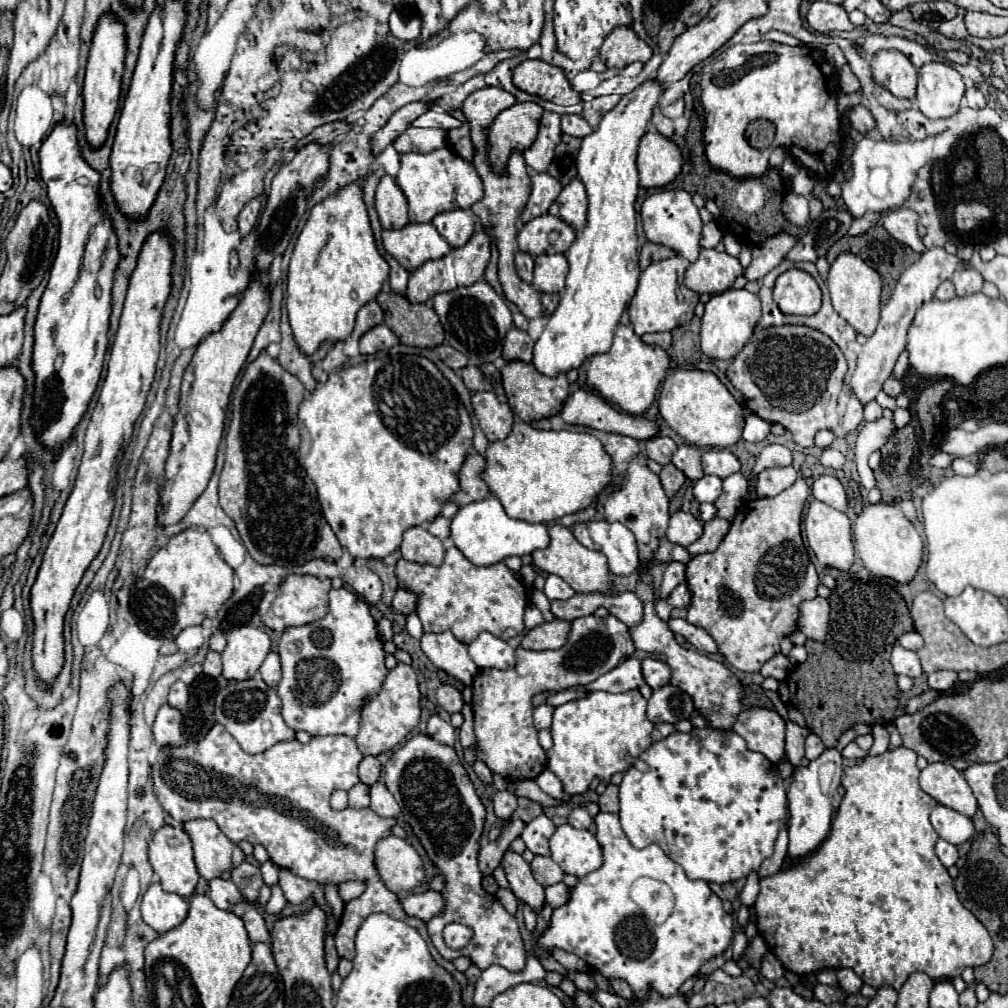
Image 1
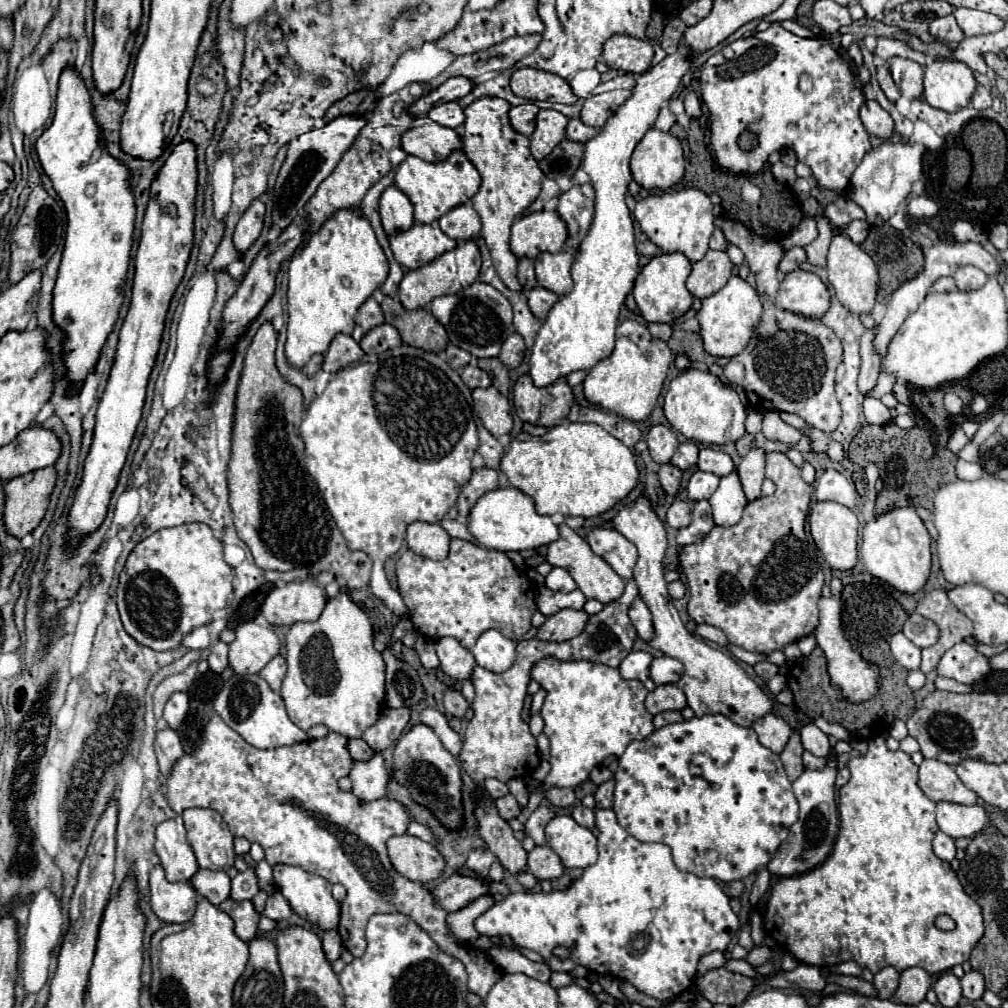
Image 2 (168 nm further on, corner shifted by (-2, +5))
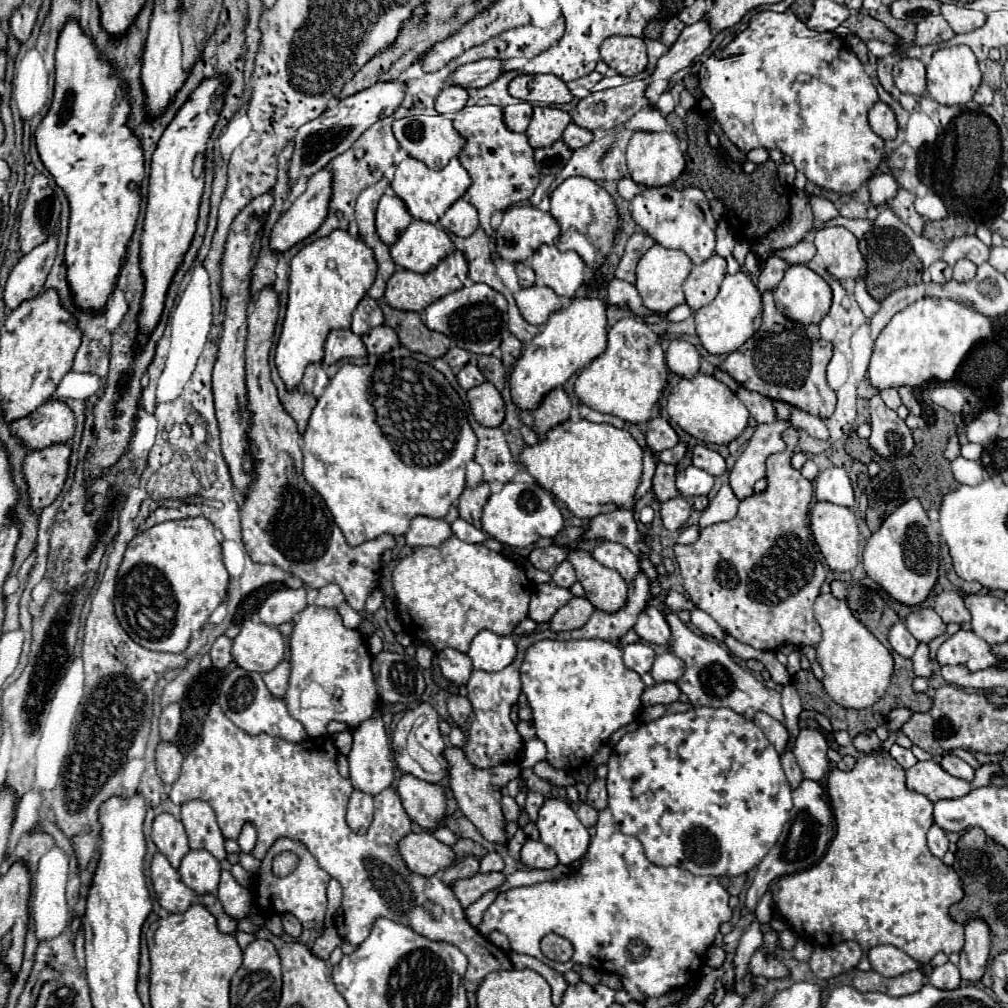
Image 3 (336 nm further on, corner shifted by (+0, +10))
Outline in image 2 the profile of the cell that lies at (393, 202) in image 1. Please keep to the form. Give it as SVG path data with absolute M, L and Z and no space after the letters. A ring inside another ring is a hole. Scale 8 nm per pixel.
M389 185L383 191L383 195L379 199L379 211L381 211L383 229L387 235L409 229L415 223L413 205L411 205L409 197L395 185Z

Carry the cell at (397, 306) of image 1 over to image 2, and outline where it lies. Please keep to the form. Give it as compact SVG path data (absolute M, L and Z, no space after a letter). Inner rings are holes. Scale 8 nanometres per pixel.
M385 297L381 303L385 323L395 325L407 345L439 353L447 347L445 327L427 309L405 309L397 299Z

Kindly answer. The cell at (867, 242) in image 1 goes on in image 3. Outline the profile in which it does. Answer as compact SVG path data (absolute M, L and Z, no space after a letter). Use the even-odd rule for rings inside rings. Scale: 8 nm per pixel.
M873 228L865 234L865 240L869 244L869 252L867 252L867 292L881 302L883 298L887 298L893 290L897 290L899 286L907 286L907 284L915 284L921 280L921 262L915 256L913 248L909 246L909 240L905 234L901 234L895 228Z

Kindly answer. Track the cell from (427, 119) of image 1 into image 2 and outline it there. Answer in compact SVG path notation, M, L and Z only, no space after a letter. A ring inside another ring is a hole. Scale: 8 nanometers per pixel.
M455 101L435 105L435 107L427 113L427 117L429 117L431 121L443 125L443 127L449 127L449 129L457 129L457 127L461 127L463 121L465 121L463 109L461 109Z

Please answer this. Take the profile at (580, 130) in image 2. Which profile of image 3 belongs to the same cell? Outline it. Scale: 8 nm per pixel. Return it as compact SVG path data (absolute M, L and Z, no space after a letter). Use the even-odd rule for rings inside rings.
M569 124L561 136L561 140L571 148L571 150L577 150L577 148L583 148L585 144L589 144L593 140L593 134L585 128L579 128L577 124Z

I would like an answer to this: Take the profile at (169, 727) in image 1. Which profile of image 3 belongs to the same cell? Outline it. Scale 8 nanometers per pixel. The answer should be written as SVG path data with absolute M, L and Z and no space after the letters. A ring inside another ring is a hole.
M159 742L155 756L157 756L157 772L161 780L165 784L173 784L181 774L181 762L183 762L181 752L177 750L177 746L169 742Z

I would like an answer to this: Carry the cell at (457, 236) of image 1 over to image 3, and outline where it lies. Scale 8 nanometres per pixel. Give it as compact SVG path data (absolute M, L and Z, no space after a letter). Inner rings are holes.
M459 198L459 200L445 212L445 216L443 216L439 222L441 222L441 226L443 226L447 232L451 232L451 234L455 234L455 236L461 236L461 238L471 236L471 234L477 230L477 226L479 226L477 210L475 210L469 202L465 202L463 198Z

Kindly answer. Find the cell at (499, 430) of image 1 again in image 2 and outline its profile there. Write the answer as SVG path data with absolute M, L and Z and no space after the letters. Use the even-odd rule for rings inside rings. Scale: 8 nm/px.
M493 385L473 391L473 407L483 421L485 429L495 435L509 435L513 429L513 415L507 397L503 397Z

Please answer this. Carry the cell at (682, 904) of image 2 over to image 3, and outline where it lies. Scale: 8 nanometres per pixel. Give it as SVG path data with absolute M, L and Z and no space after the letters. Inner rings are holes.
M605 808L605 810L599 812L597 834L595 834L595 838L591 838L589 852L585 854L583 866L579 868L577 874L563 876L563 878L553 880L553 882L543 882L543 884L535 884L535 886L519 886L519 888L509 888L509 890L505 890L505 892L501 892L501 894L495 898L495 902L485 910L483 922L481 922L481 926L479 926L479 932L481 932L483 936L487 936L491 930L503 932L503 934L509 938L509 952L513 952L513 954L527 954L527 956L539 958L541 962L545 962L547 966L555 968L557 972L567 972L567 970L571 970L573 964L581 964L581 966L591 966L591 968L595 968L595 970L605 970L605 972L613 972L613 974L621 976L623 989L616 992L615 999L616 1002L624 1005L629 1001L642 1001L647 997L659 998L659 996L663 996L663 994L667 994L667 992L671 992L671 990L675 990L675 988L679 988L679 986L685 986L693 976L699 978L699 968L701 968L703 954L705 954L707 948L713 944L715 934L719 932L721 922L731 920L731 908L727 906L727 900L729 900L729 894L727 894L727 890L719 884L719 880L717 880L715 876L693 876L691 872L685 872L685 870L677 868L677 866L667 866L667 868L663 868L663 866L657 866L657 864L649 862L649 860L645 858L645 852L643 852L643 848L641 848L641 842L639 842L637 838L633 838L633 836L625 836L625 834L617 828L617 824L613 822L613 814L609 812L609 808ZM549 932L555 932L555 934L567 938L567 940L573 944L573 950L575 950L575 952L573 952L573 958L571 958L569 962L561 964L561 962L553 962L553 960L549 960L549 958L543 956L543 952L539 950L539 942L541 942L541 938L543 938L545 934L549 934Z

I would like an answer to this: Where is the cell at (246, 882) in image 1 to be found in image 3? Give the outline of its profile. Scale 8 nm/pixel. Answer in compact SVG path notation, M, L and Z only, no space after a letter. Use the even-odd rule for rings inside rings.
M227 870L221 872L221 882L219 882L219 888L217 888L217 898L223 904L225 914L229 914L233 920L247 918L249 912L251 912L249 890L243 888L241 884L237 884L235 878L231 876L231 872L227 872Z

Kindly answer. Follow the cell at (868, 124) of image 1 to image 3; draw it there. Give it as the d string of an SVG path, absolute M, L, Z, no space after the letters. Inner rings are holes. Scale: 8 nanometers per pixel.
M877 102L869 112L869 124L877 136L883 140L895 140L897 136L897 120L893 110L885 102Z

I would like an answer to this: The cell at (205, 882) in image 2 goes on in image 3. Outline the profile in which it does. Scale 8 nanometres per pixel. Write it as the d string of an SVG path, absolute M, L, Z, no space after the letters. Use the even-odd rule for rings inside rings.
M189 850L179 866L181 880L197 894L217 892L219 872L219 860L207 850Z

